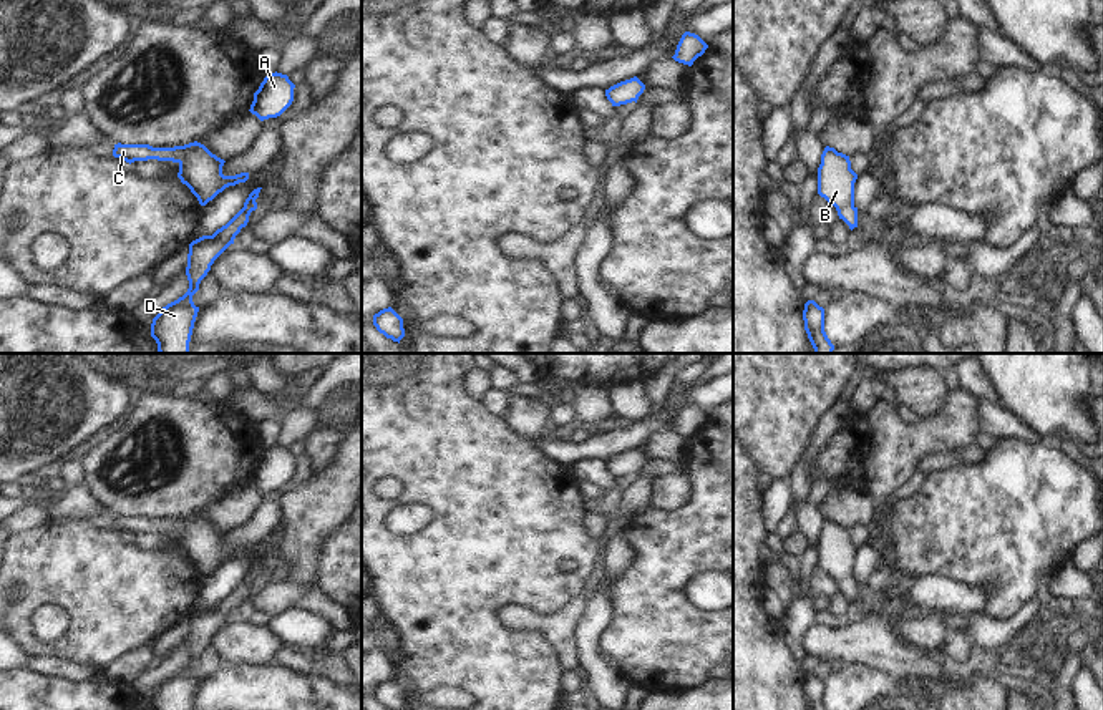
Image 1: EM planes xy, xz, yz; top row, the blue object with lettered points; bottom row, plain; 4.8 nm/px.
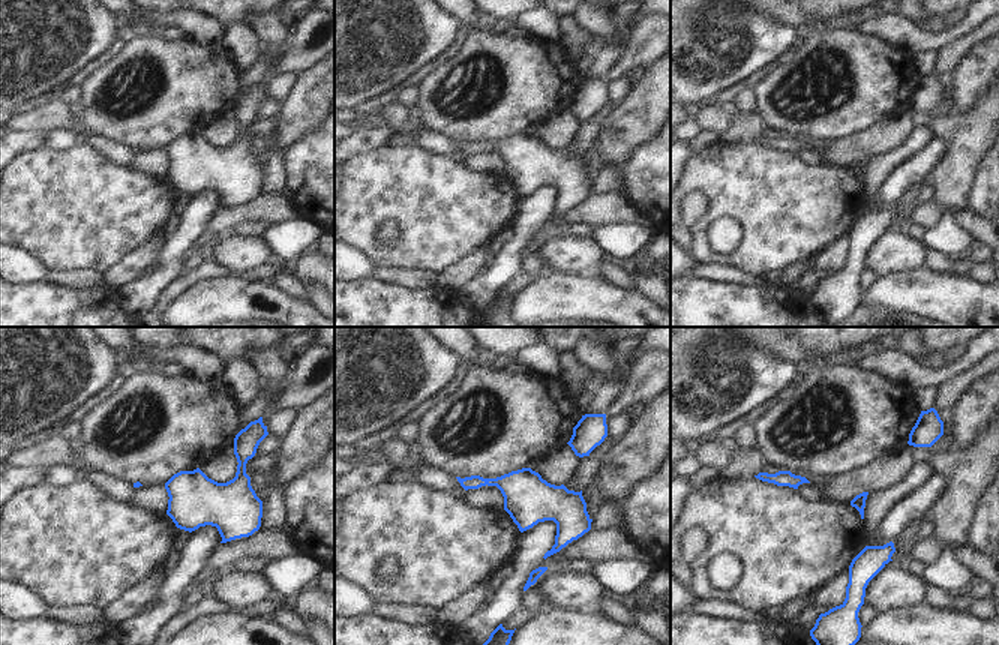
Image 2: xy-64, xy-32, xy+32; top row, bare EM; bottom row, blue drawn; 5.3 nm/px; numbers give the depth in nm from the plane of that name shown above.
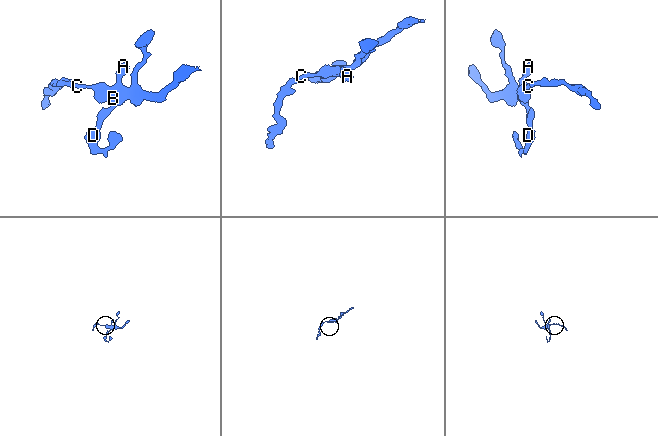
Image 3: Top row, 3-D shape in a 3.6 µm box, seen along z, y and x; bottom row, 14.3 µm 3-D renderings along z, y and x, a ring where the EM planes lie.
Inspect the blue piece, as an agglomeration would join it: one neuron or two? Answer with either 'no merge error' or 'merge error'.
no merge error

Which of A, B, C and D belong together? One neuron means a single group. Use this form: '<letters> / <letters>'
A B C D

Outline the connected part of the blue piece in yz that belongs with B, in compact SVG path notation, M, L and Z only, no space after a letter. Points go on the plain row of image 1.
M826 518L818 539L818 566L836 579L839 591L849 601L858 599L858 579L854 577L854 554L858 546L851 541L849 528Z

